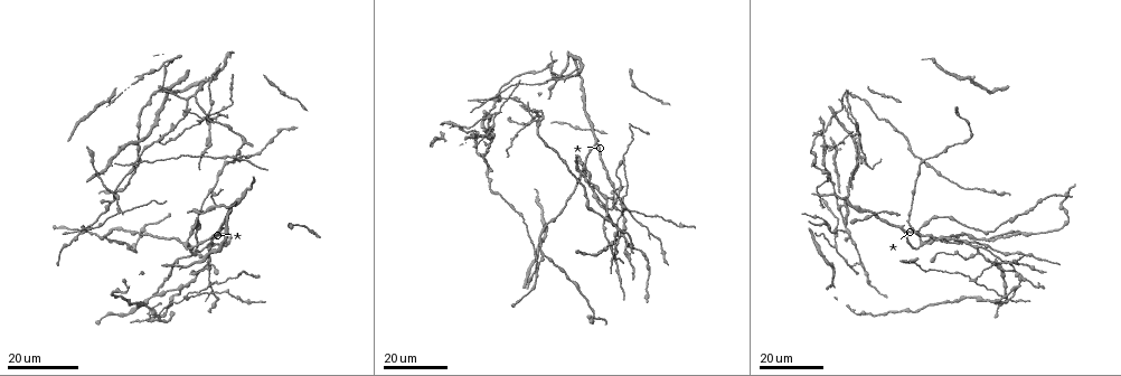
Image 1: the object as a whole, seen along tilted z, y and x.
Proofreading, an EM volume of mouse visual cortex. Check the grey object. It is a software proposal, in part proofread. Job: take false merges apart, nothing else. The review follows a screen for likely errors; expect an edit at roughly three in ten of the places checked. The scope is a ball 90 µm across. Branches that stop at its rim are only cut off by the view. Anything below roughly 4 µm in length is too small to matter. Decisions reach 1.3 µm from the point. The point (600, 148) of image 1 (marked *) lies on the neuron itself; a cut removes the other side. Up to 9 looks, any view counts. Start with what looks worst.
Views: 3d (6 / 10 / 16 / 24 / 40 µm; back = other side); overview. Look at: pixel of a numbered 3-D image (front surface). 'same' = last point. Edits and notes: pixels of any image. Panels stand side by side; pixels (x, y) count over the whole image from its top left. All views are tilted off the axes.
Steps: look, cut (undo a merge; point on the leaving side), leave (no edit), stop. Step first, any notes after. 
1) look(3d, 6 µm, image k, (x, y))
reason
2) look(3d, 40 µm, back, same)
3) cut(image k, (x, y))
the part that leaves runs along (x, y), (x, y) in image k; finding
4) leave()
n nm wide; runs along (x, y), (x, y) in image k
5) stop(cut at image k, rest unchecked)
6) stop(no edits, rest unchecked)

look(3d, 24 µm, image 1, (1008, 299))
four or more arms meet

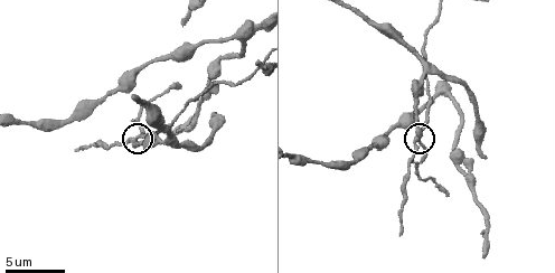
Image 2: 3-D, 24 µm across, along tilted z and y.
look(3d, 10 µm, image 2, (137, 139))
closer look

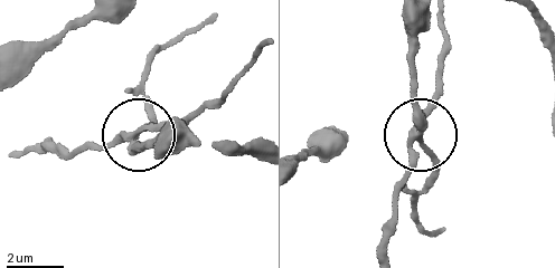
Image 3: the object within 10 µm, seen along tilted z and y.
cut(image 3, (434, 104))
the part that leaves runs along (414, 134), (431, 98), (442, 13) in image 3; a second neuron is stuck on

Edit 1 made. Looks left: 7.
look(overview)

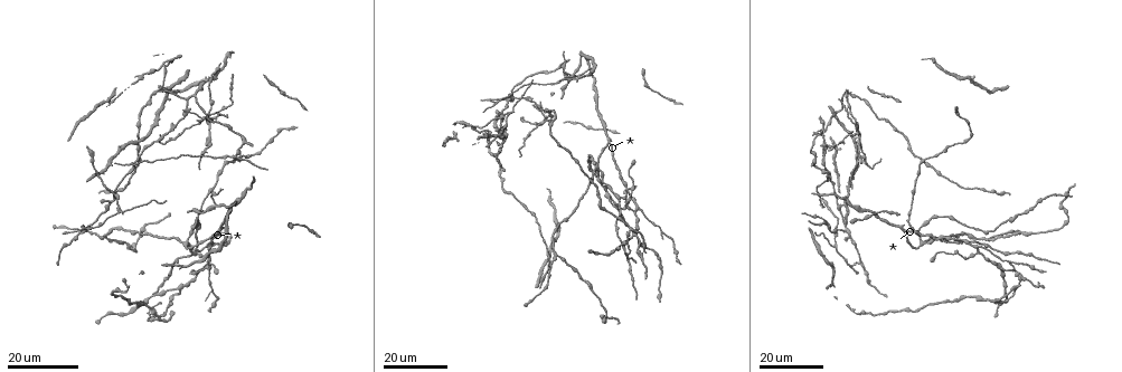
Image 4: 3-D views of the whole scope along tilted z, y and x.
look(3d, 16 µm, image 4, (858, 140))
three arms meet

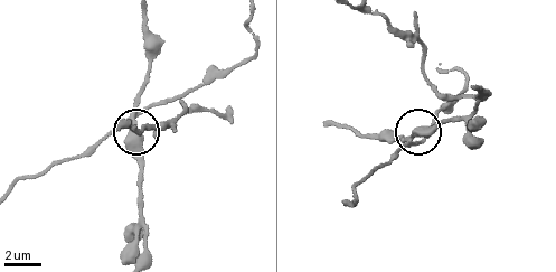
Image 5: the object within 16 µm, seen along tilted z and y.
look(3d, 10 µm, image 5, (411, 140))

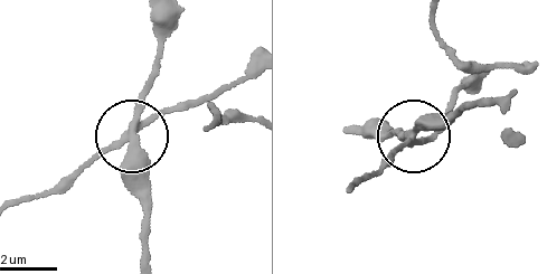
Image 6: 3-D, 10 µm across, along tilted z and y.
cut(image 6, (92, 156))
side arm 18 µm; 3 arms; two neurons meet here

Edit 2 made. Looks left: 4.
look(3d, 24 µm, image 4, (215, 205))
three-way junction

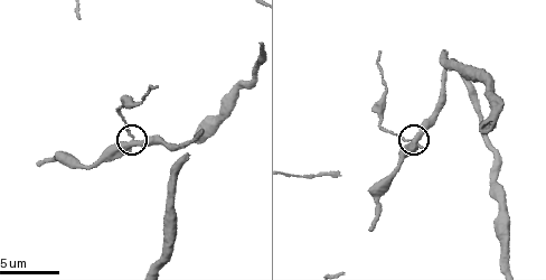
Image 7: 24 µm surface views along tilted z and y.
look(3d, 10 µm, image 7, (131, 143))

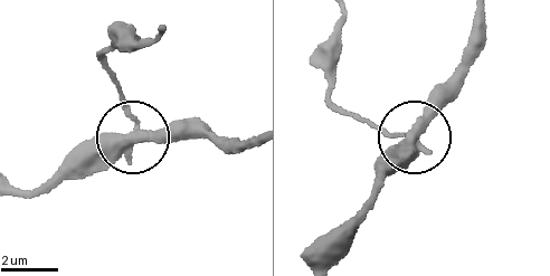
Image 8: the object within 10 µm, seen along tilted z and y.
cut(image 8, (124, 101))
3 arms; a second neuron is stuck on

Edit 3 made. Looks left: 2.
stop(cut at image 3, cut at image 6, cut at image 8, rest unchecked)

